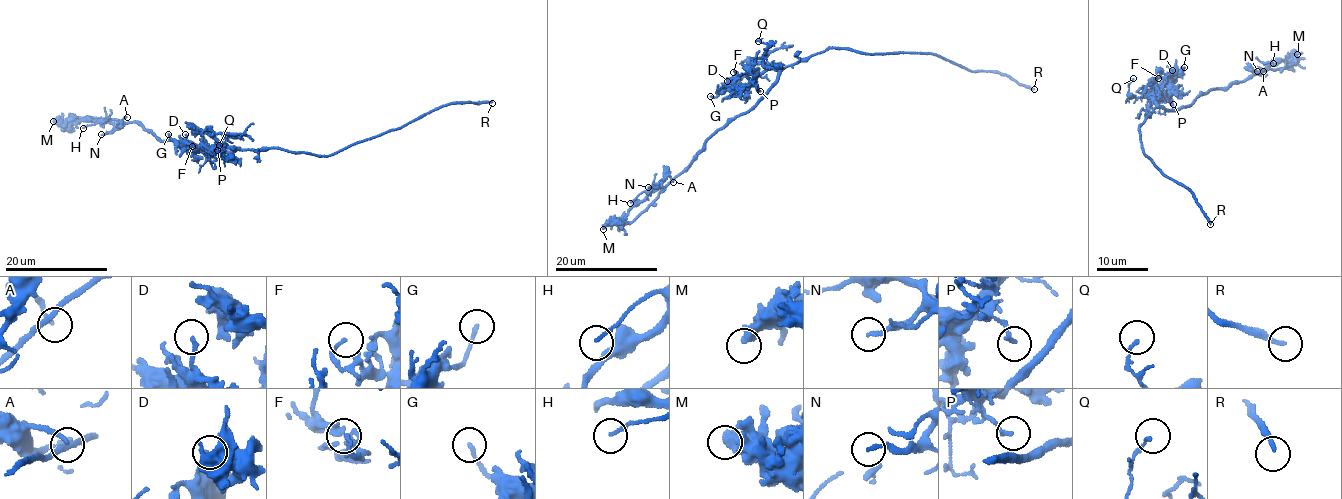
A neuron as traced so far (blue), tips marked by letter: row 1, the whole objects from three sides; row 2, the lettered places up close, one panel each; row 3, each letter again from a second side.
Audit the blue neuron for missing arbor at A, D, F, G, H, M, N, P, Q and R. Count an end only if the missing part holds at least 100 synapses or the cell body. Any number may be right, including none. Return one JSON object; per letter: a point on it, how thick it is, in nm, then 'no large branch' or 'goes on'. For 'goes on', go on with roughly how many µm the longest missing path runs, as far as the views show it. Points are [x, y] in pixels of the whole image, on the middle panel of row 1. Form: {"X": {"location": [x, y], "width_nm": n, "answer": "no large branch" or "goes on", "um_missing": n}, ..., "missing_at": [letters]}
{"A": {"location": [673, 182], "width_nm": 160, "answer": "no large branch"}, "D": {"location": [727, 81], "width_nm": 160, "answer": "no large branch"}, "F": {"location": [733, 72], "width_nm": 150, "answer": "no large branch"}, "G": {"location": [710, 96], "width_nm": 150, "answer": "no large branch"}, "H": {"location": [630, 203], "width_nm": 130, "answer": "no large branch"}, "M": {"location": [603, 229], "width_nm": 500, "answer": "no large branch"}, "N": {"location": [648, 187], "width_nm": 160, "answer": "no large branch"}, "P": {"location": [760, 91], "width_nm": 110, "answer": "no large branch"}, "Q": {"location": [758, 41], "width_nm": 120, "answer": "no large branch"}, "R": {"location": [1034, 89], "width_nm": 200, "answer": "goes on", "um_missing": 15}, "missing_at": ["R"]}

